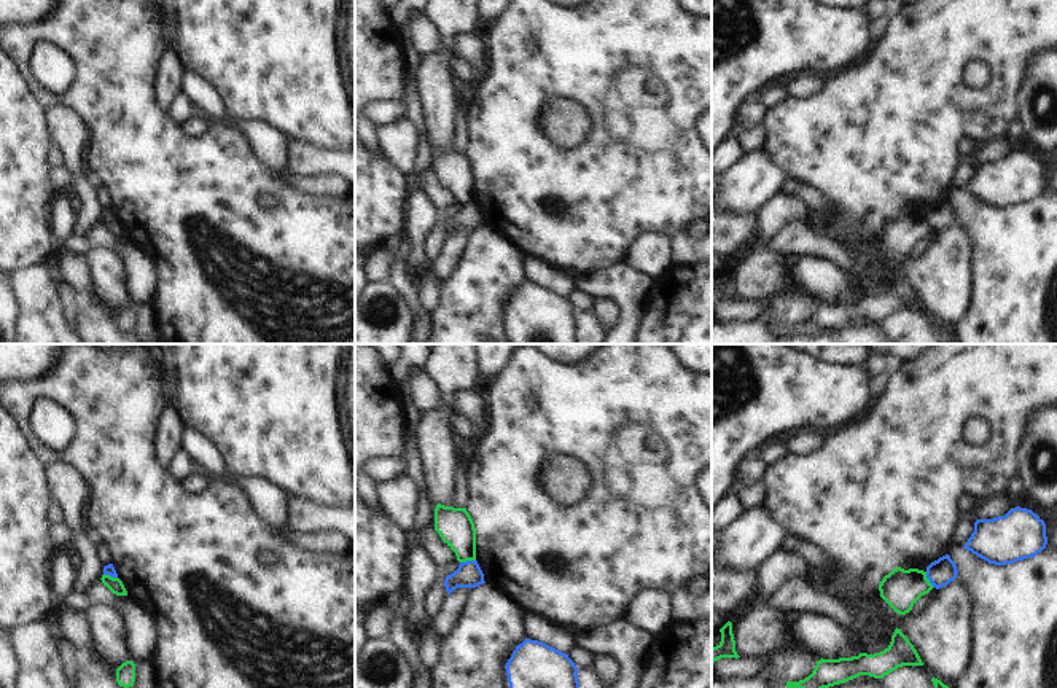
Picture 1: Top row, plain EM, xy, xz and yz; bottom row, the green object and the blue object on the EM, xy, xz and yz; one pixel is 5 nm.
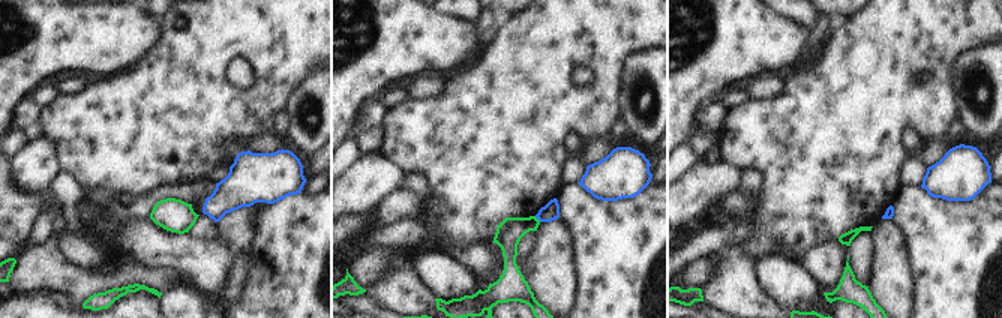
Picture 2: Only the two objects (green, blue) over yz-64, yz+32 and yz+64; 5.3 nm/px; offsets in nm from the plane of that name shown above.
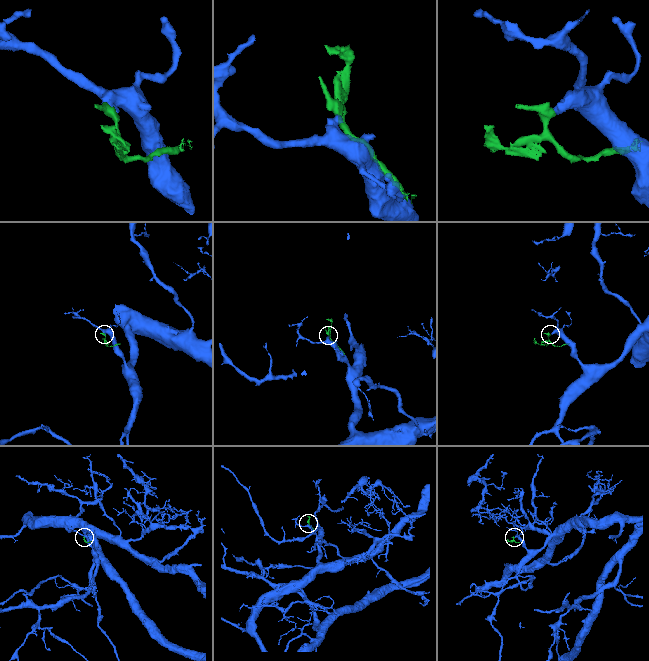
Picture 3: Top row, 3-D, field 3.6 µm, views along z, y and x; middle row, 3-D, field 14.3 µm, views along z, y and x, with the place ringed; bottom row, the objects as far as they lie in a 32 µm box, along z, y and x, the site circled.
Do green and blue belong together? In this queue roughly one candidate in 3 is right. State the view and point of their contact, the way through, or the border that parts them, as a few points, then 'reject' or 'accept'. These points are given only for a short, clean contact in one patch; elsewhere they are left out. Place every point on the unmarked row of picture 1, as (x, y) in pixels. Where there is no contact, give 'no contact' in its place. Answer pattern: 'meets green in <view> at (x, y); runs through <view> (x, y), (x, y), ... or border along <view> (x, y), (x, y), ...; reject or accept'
meets green in xz at (467, 203); border along xz (475, 203), (460, 206); reject

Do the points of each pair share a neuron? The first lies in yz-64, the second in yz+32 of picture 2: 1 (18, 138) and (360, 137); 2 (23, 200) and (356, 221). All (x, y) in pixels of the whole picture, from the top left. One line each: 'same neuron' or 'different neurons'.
1: different neurons
2: same neuron

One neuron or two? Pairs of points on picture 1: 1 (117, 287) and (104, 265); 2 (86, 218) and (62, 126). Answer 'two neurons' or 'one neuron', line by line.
1: one neuron
2: one neuron

